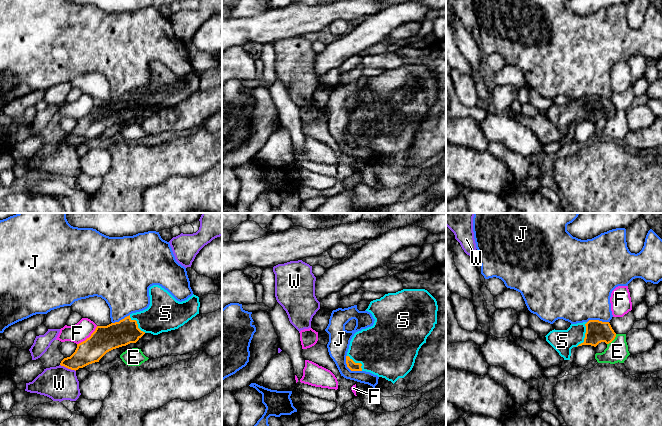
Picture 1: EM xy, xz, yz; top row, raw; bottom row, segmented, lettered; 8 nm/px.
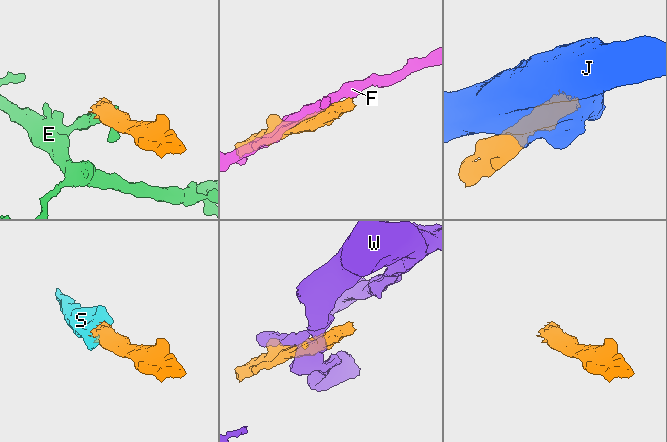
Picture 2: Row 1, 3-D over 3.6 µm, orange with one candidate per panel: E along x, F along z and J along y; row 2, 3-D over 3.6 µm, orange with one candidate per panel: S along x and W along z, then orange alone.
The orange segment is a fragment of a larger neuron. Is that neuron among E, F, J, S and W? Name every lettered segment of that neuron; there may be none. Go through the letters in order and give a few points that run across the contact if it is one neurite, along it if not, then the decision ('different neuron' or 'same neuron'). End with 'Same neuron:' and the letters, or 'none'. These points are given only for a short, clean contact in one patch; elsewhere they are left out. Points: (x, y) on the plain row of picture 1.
E: line yz (616, 110), (607, 120); different neuron
F: different neuron
J: line xz (346, 131), (346, 141), (351, 146), (361, 147); different neuron
S: same neuron
W: different neuron
Same neuron: S

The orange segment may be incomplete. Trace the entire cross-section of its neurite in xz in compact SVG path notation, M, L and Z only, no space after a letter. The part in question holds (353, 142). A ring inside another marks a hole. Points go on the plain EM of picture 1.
M403 65L370 78L366 87L375 95L371 103L354 110L346 132L351 147L366 147L393 160L413 144L421 122L437 100L436 75L425 65Z

